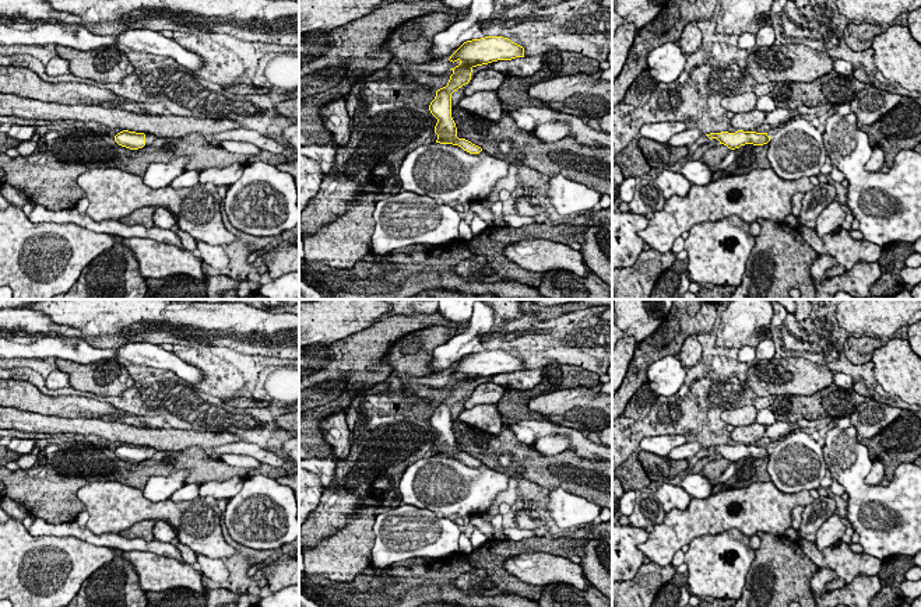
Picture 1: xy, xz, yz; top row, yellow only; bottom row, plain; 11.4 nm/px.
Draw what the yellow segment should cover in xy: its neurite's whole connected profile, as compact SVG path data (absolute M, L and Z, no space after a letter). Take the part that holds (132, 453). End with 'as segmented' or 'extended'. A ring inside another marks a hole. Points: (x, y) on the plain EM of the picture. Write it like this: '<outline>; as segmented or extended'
M123 443L115 449L115 455L122 460L138 463L145 459L145 448Z; as segmented

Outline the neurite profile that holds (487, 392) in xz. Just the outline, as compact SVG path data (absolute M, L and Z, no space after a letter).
M481 382L468 396L464 407L472 408L478 404L498 404L506 389L492 382Z

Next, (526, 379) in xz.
M541 369L516 371L512 373L498 373L486 378L488 382L503 386L506 390L530 390L539 385Z

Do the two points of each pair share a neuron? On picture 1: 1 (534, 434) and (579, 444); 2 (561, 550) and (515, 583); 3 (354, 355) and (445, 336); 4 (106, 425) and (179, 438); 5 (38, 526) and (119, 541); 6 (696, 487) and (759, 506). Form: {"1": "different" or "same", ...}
{"1": "same", "2": "same", "3": "different", "4": "same", "5": "same", "6": "different"}

